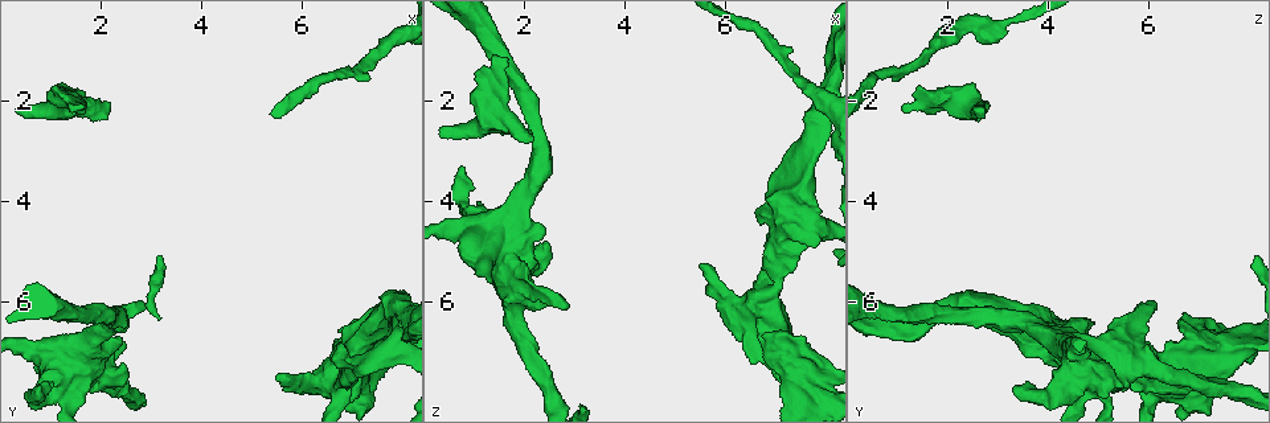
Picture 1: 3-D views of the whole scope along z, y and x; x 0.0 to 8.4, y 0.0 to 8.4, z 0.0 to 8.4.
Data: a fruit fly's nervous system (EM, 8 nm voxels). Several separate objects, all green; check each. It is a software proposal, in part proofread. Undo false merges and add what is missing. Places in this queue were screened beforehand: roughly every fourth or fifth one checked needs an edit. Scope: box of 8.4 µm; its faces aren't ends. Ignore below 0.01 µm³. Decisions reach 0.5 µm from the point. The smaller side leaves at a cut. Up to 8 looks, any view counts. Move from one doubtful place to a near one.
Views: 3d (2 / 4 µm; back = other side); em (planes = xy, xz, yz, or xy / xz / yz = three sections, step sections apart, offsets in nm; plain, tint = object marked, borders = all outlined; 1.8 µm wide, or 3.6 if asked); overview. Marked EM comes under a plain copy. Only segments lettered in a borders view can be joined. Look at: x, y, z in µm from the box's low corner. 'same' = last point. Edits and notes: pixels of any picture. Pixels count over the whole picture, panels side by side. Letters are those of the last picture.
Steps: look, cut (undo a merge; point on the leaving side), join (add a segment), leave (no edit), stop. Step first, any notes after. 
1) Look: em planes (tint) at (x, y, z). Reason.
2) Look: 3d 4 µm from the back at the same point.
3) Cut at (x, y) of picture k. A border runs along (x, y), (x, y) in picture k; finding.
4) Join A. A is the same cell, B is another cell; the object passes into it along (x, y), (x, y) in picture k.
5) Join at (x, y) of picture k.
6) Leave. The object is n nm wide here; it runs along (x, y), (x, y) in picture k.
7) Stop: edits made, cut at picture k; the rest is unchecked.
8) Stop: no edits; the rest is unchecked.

Look: 3d 2 µm at (1.60, 2.15, 1.20). Branch stops here.

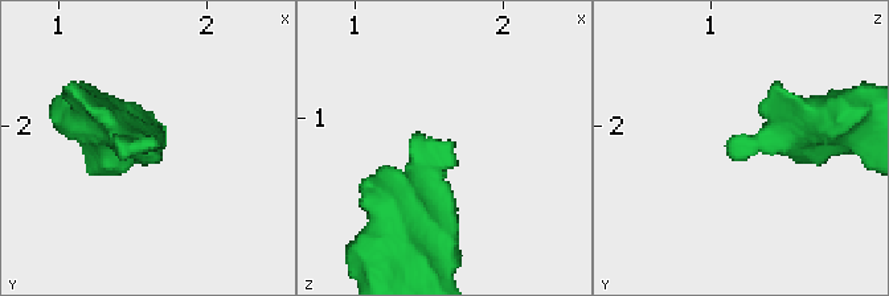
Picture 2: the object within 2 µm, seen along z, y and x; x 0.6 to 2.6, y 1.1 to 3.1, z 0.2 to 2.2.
Look: em xy step 8 (tint) at (1.64, 2.08, 1.18).

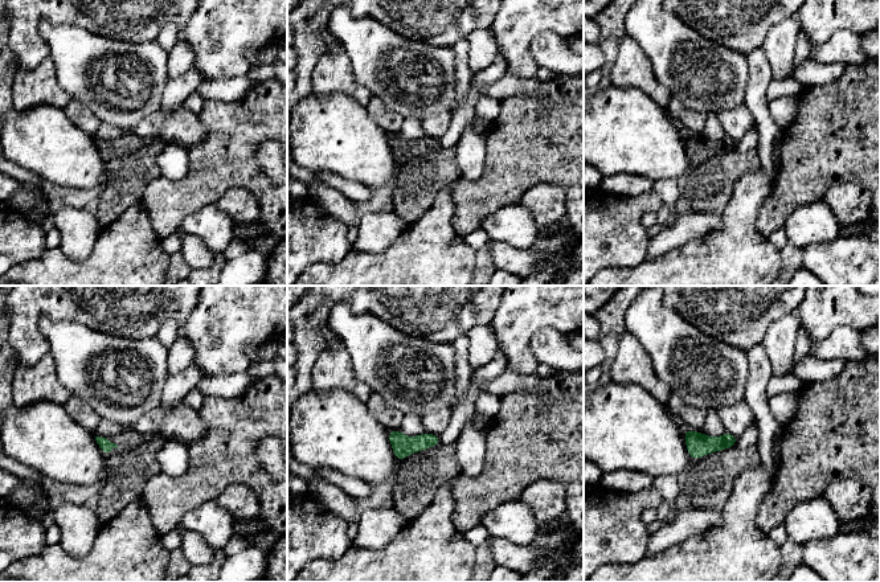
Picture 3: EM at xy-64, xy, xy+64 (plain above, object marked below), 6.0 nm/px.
Look: em planes (borders) at the same point. Cut it another way.

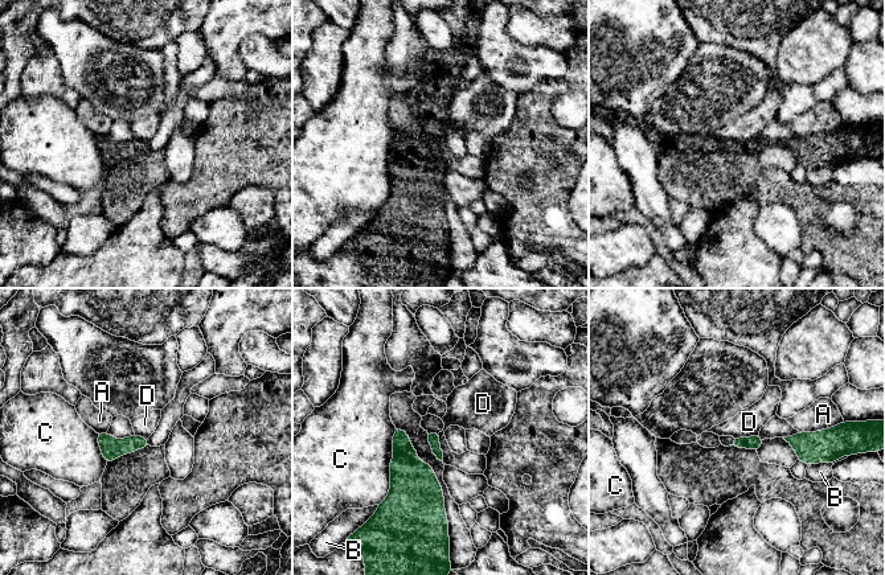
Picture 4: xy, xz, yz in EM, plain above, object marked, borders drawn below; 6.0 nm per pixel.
Leave. A, B, C and D are other cells; a border runs along (438, 432), (443, 460) in picture 4; none of them fits.

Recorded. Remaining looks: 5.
Look: 3d 4 µm at (1.95, 6.95, 5.60). Sudden change in width.

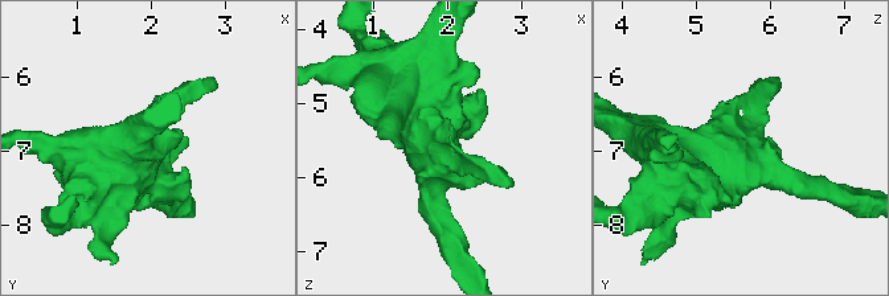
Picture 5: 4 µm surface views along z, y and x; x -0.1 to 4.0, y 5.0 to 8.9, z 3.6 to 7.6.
Look: em 3.6 µm planes (tint) at (1.90, 6.95, 5.60). Need the tissue.

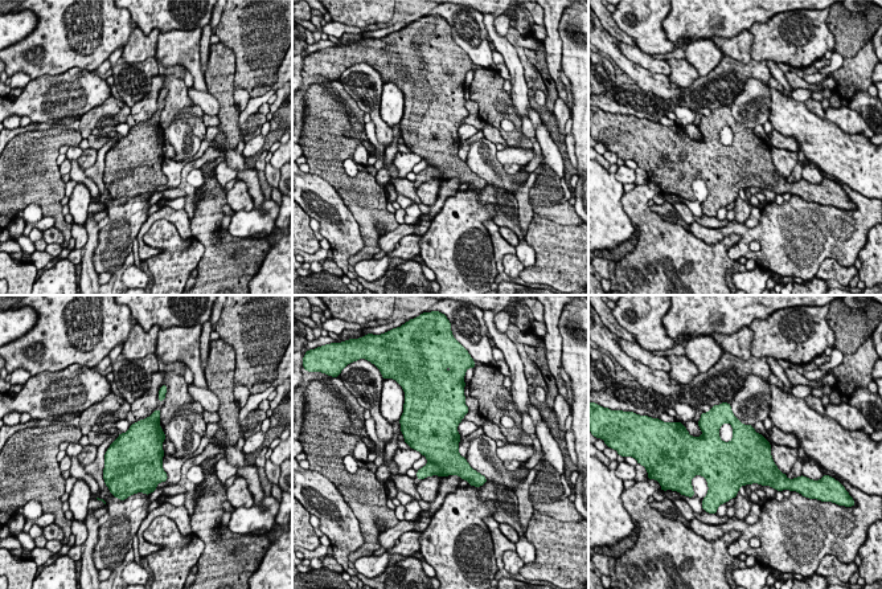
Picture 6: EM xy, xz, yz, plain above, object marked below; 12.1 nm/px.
Look: em 3.6 µm planes (borders) at the same point. What lies round it.

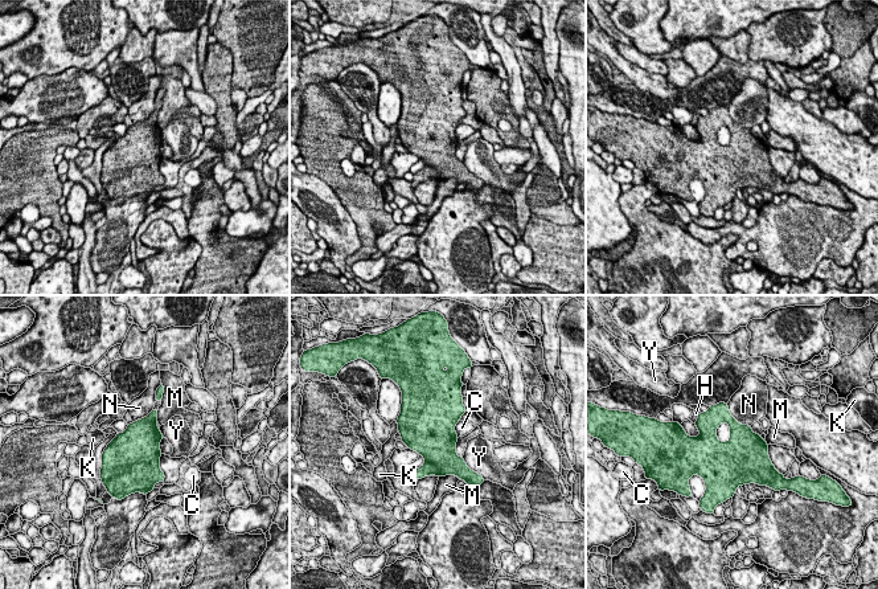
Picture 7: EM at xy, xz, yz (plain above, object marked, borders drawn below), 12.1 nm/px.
Leave. C, H, K, M, N and Y are other cells; a border runs along (726, 404), (739, 422), (750, 426) in picture 7; all the same cell.

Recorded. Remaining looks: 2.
Look: 3d 4 µm at (7.65, 6.90, 7.65). Looks like a crossing.

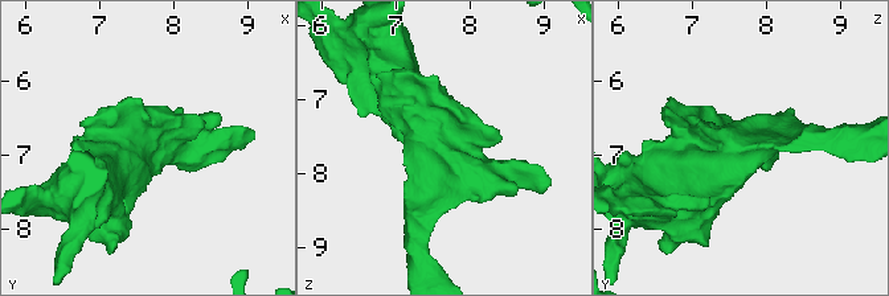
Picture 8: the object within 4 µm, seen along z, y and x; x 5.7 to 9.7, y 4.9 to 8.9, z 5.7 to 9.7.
Look: em 3.6 µm planes (borders) at (7.70, 6.90, 7.65). Need the tissue.

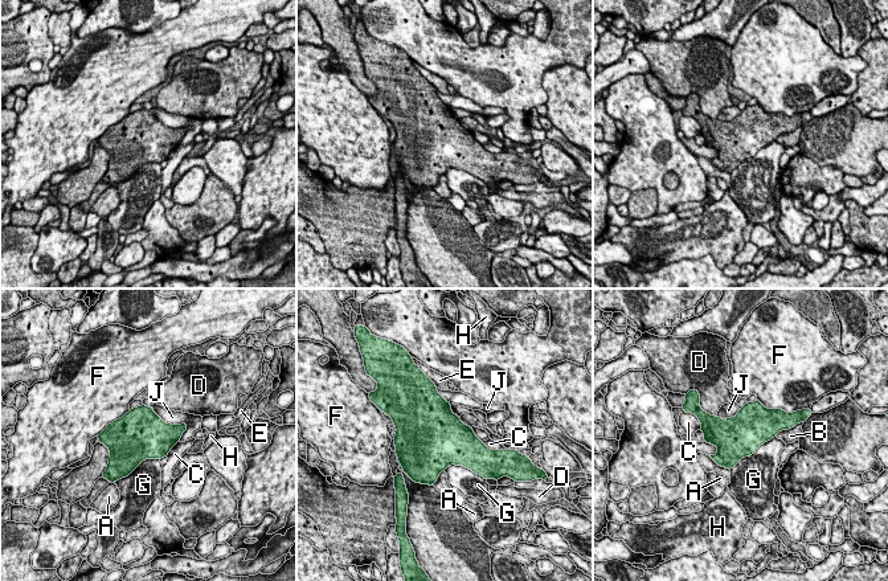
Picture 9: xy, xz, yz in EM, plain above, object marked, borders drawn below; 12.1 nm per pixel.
Leave. A, B, C, D, E, F, G, H and J are other cells; continuous, no second cell.

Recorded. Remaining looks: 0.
Stop: no edits; the rest is unchecked.

